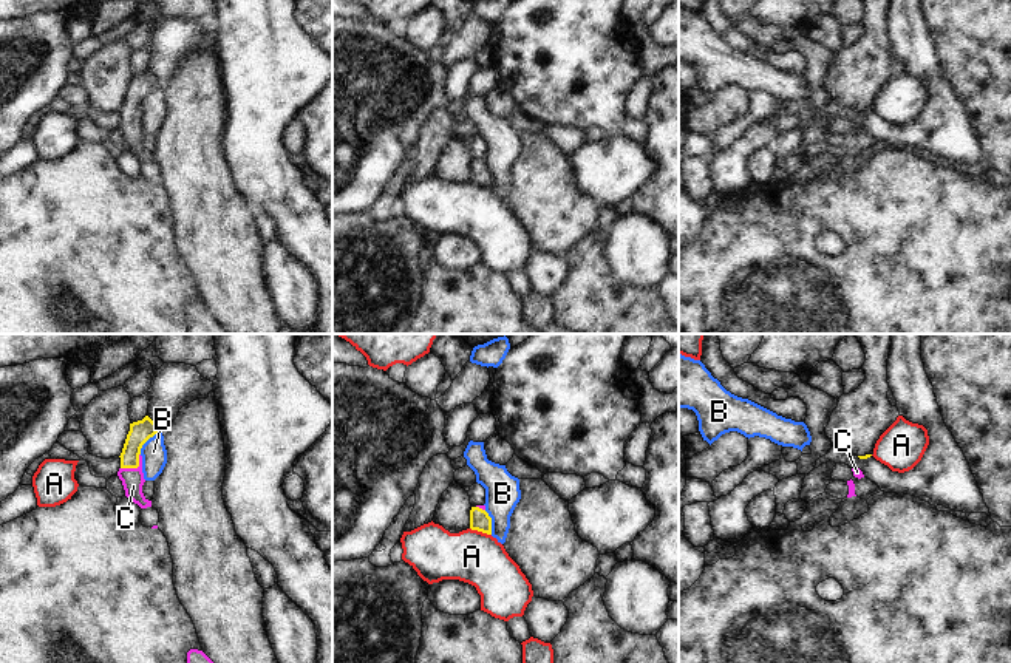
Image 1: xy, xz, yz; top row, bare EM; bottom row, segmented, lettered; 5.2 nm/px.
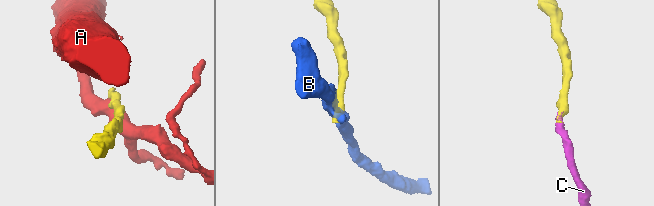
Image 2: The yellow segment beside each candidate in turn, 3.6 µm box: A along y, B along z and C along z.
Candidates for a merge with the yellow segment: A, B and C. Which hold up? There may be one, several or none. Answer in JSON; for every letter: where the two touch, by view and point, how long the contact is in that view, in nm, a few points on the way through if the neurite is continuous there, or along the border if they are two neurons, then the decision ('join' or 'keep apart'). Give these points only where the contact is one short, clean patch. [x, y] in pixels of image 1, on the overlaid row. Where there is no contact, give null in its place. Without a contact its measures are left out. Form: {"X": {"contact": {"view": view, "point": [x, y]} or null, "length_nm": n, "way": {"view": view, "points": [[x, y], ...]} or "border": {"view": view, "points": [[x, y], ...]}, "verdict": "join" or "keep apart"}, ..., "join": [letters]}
{"A": {"contact": {"view": "xz", "point": [481, 530]}, "length_nm": 120, "border": {"view": "xz", "points": [[470, 527], [490, 535]]}, "verdict": "keep apart"}, "B": {"contact": {"view": "xy", "point": [147, 439]}, "length_nm": 160, "border": {"view": "xy", "points": [[159, 431], [142, 445], [139, 453]]}, "verdict": "keep apart"}, "C": {"contact": {"view": "xy", "point": [135, 467]}, "length_nm": 130, "way": {"view": "xy", "points": [[142, 430], [133, 442], [135, 467], [132, 479]]}, "verdict": "join"}, "join": ["C"]}

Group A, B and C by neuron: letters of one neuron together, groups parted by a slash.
A / B / C

